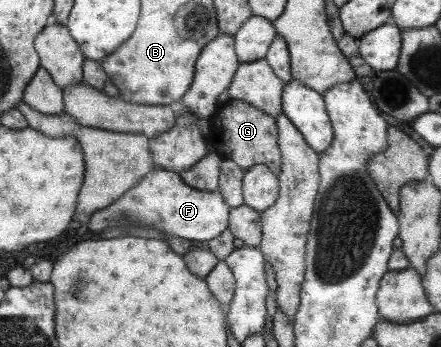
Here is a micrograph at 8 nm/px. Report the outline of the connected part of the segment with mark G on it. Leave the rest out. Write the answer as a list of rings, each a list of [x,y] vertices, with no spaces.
[[[229,99],[214,117],[209,118],[208,148],[214,148],[223,160],[232,160],[247,171],[254,165],[266,165],[278,176],[282,174],[283,152],[279,146],[278,124],[272,115],[253,107],[251,103]]]

